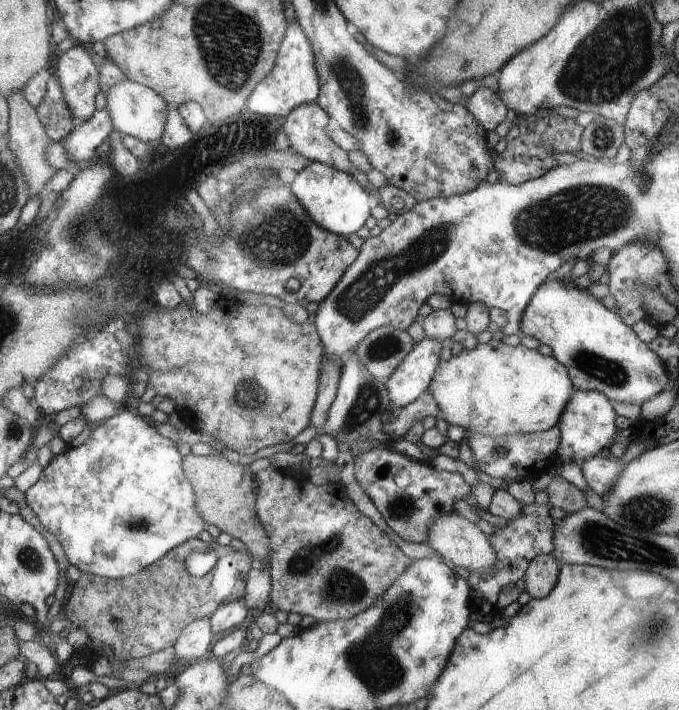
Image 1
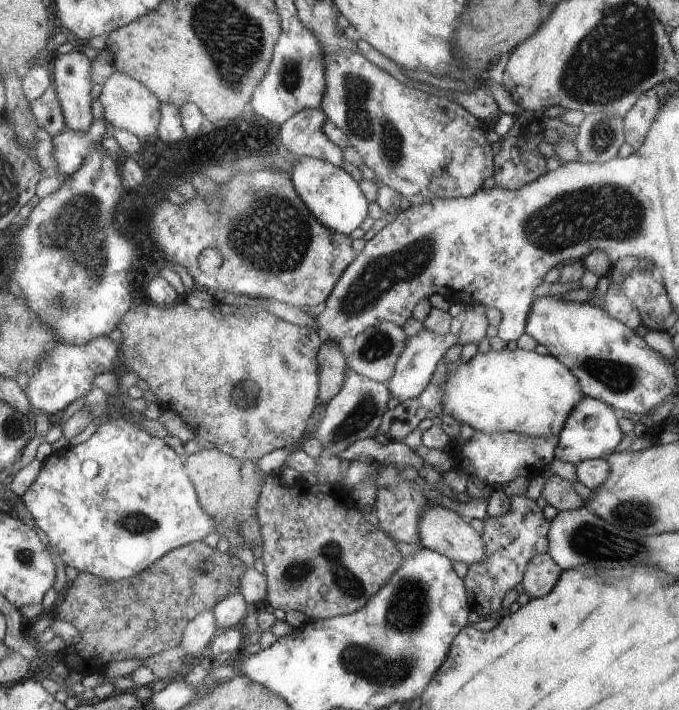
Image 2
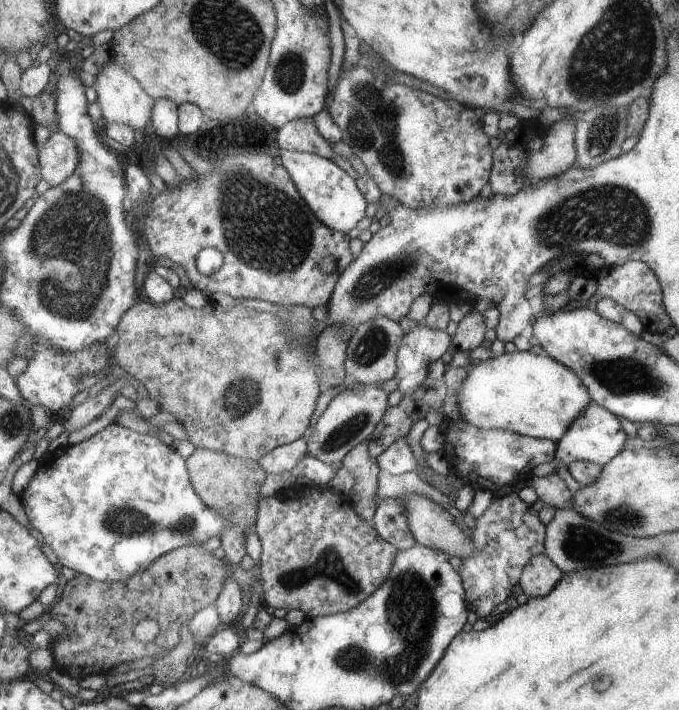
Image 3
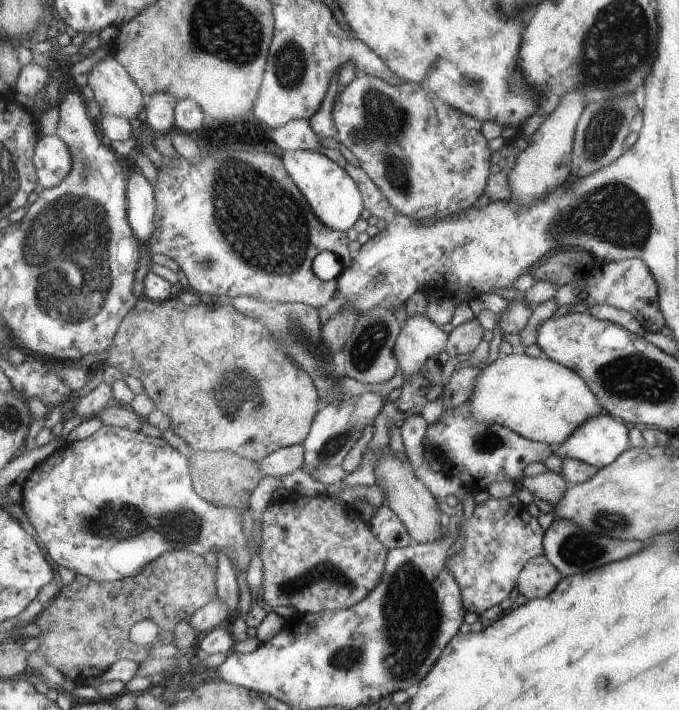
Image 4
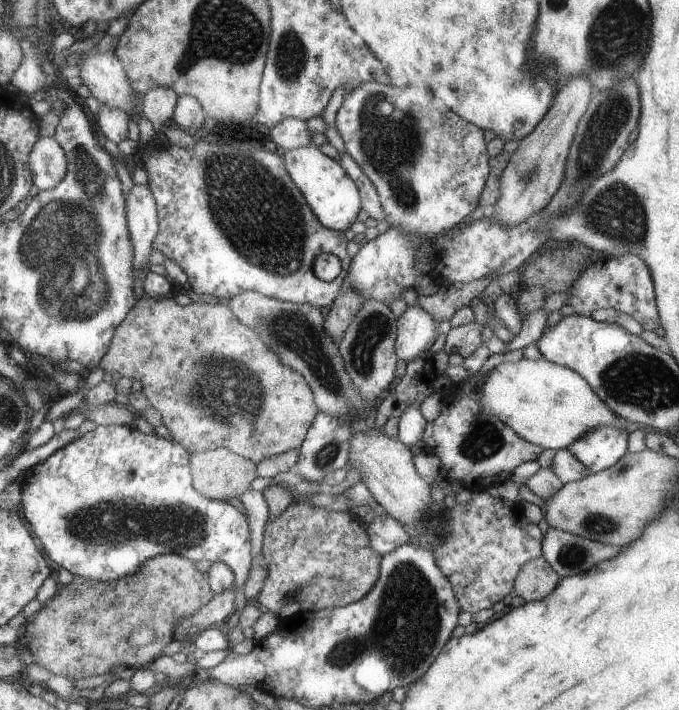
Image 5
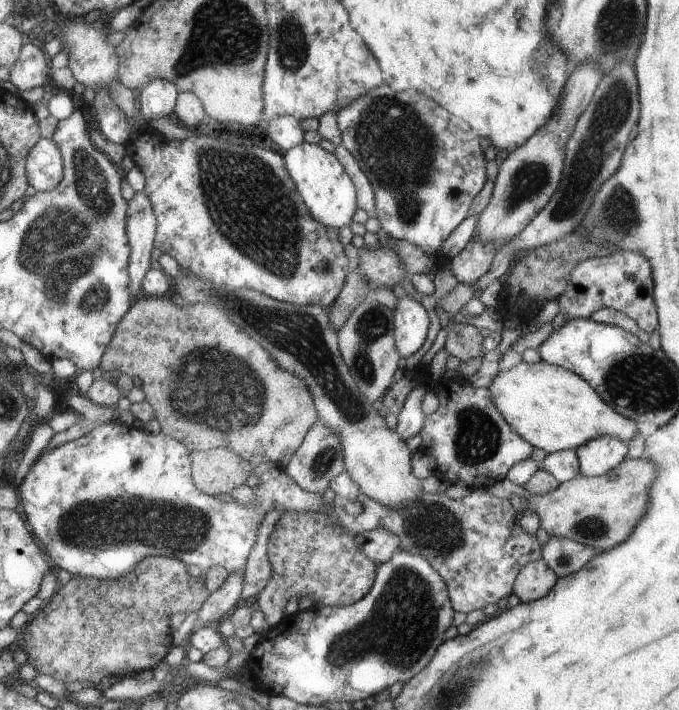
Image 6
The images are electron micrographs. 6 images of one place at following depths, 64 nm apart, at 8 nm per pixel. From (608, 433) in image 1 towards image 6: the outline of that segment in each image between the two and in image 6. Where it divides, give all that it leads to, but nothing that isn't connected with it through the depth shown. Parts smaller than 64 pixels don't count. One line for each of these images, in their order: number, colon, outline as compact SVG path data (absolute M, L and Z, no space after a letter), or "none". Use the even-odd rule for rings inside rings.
2: M585 396L585 400L581 400L581 404L577 404L577 408L569 416L563 432L559 434L561 442L557 448L557 460L563 460L567 464L581 464L587 460L609 458L623 440L619 418L621 418L621 414L605 400Z
3: M591 404L569 428L569 432L565 432L563 440L557 442L557 460L563 462L567 468L573 462L595 462L595 464L603 464L607 466L617 454L621 454L621 450L625 448L627 442L627 430L623 430L619 416L615 412L611 412L609 408L605 408L603 404Z
4: M601 414L601 416L589 418L581 428L577 428L573 432L573 436L569 440L565 440L565 444L555 448L555 454L561 460L581 460L581 462L593 464L601 470L601 468L607 468L607 466L615 464L615 460L621 458L629 450L629 444L633 444L629 440L629 430L631 428L625 420L619 420L611 414Z
5: M605 426L597 428L583 438L575 440L575 444L569 446L569 450L585 464L593 474L605 472L619 464L619 460L629 452L627 440L631 432L625 432L615 426Z
6: M599 436L589 444L583 444L577 454L583 478L599 478L611 474L623 460L627 460L629 444L615 436Z

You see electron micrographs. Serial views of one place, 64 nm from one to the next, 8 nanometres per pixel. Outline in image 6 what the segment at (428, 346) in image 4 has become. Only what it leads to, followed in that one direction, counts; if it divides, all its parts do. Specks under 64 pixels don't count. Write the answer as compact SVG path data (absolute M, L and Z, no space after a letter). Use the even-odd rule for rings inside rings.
M411 296L399 298L399 304L393 312L395 328L397 328L397 350L401 358L409 358L417 354L429 336L431 318L423 302L413 300Z

